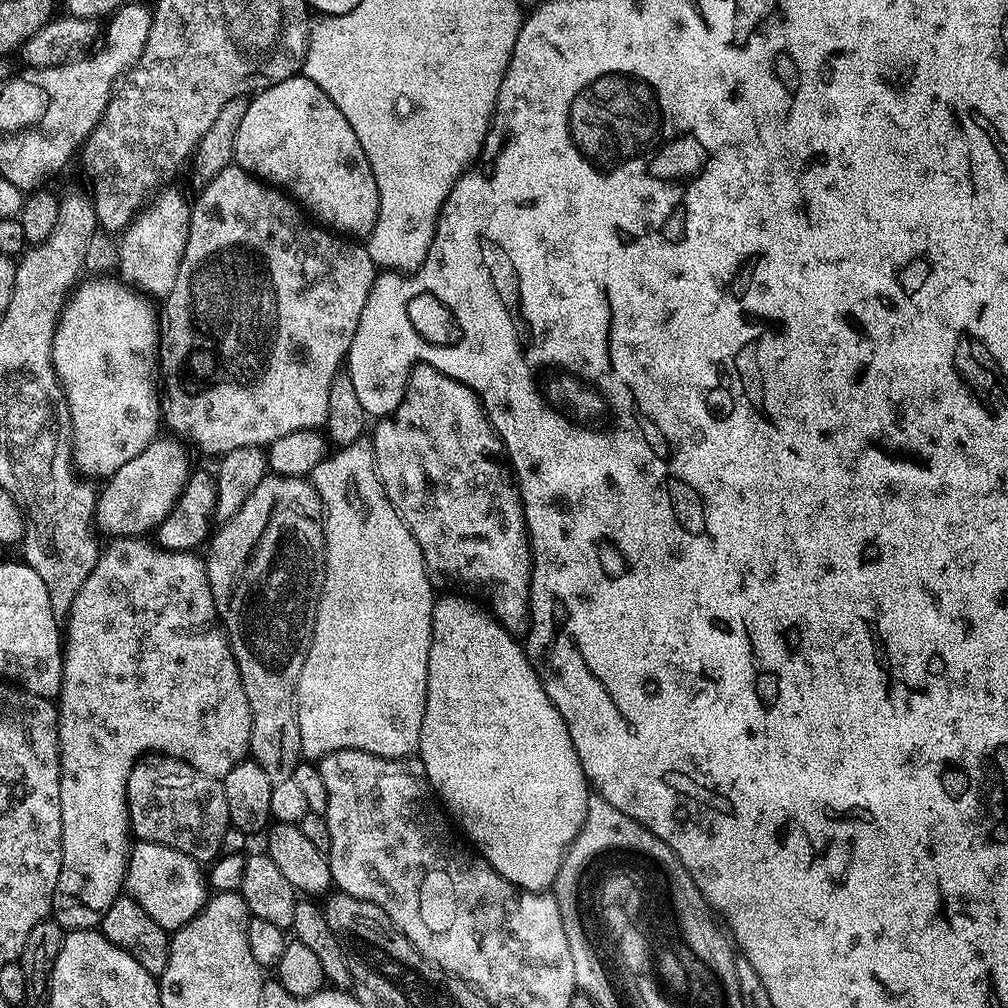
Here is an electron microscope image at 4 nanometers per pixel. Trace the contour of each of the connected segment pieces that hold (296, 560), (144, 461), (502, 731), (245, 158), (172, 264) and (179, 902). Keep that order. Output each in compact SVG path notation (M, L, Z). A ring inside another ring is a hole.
M269 474L254 486L250 498L242 502L242 510L219 527L211 533L207 545L208 581L216 603L216 615L228 637L242 678L242 690L246 690L246 702L250 702L250 756L266 770L274 785L292 779L294 770L302 762L296 687L312 641L324 585L324 507L307 479Z
M157 438L142 450L126 466L107 477L105 488L99 491L96 501L96 517L101 533L109 532L112 538L140 538L146 531L159 527L161 521L172 512L172 507L184 493L188 484L190 467L181 445L173 439Z
M440 594L435 597L432 605L432 641L430 642L430 662L426 674L426 714L422 714L422 734L418 759L426 770L428 784L447 815L465 832L463 835L474 845L475 851L484 857L490 867L502 878L506 878L517 888L525 888L527 892L542 892L551 889L556 882L560 864L564 861L564 853L572 843L580 827L584 824L590 785L584 776L582 762L578 762L578 754L574 750L574 742L570 742L570 734L562 714L550 702L538 674L532 669L528 654L524 651L521 641L511 636L496 621L496 617L485 605L463 594Z
M303 74L286 78L286 82L278 82L264 92L257 92L255 96L247 101L247 105L246 114L242 114L242 122L236 131L236 141L234 142L235 163L239 167L245 168L257 180L262 180L269 186L275 186L283 190L300 205L305 213L315 217L323 227L337 234L343 234L348 238L367 238L374 230L374 222L378 222L378 206L380 205L378 202L378 182L374 182L374 170L370 170L370 162L362 150L362 142L358 142L358 134L354 134L354 126L350 126L350 122L346 122L342 110L338 110L338 106L334 106L334 102L330 102L328 95L314 82L310 82L308 76Z
M172 190L161 191L132 223L123 229L121 236L124 237L119 237L118 240L119 279L148 298L167 298L170 290L174 290L174 282L178 282L178 266L182 266L182 254L186 250L192 209L189 201L184 201L182 193L168 191Z
M141 840L133 843L128 853L128 869L124 875L124 888L127 895L131 896L134 902L138 902L138 906L142 906L142 910L146 910L146 914L150 914L150 918L154 918L154 922L158 922L158 926L162 926L171 934L177 932L182 926L186 926L186 922L190 922L190 918L194 918L204 909L206 876L202 868L200 872L200 868L201 865L197 861L191 860L186 854L182 854L170 846Z

